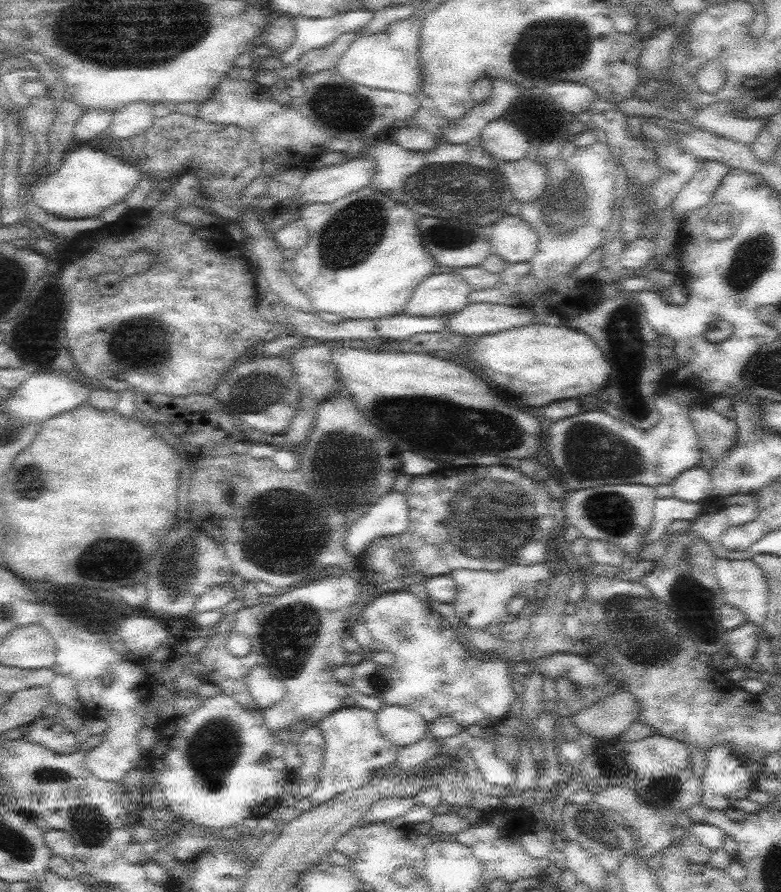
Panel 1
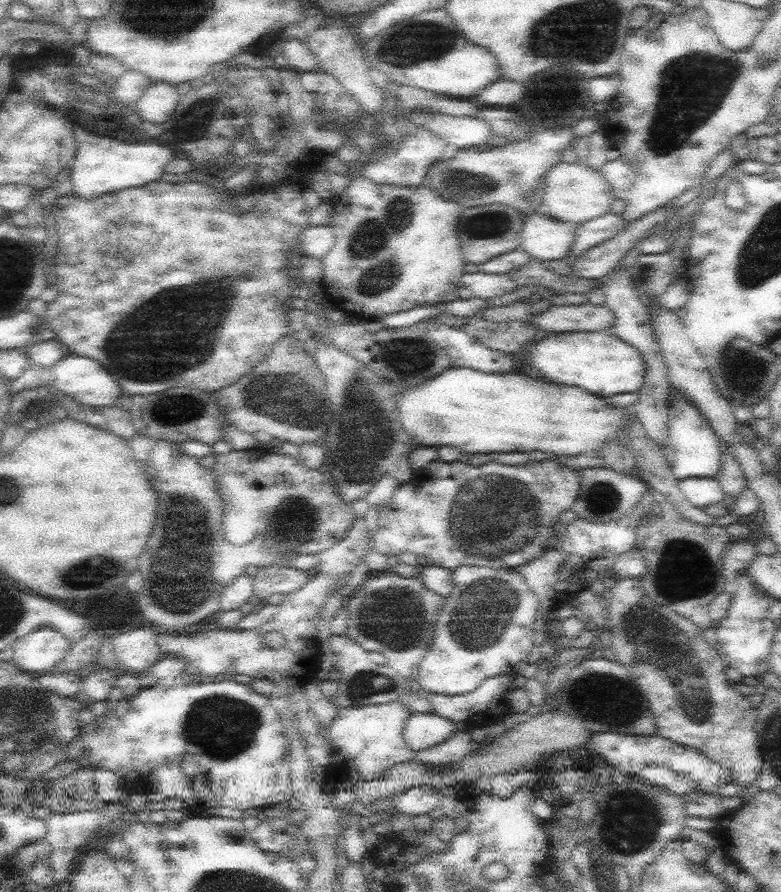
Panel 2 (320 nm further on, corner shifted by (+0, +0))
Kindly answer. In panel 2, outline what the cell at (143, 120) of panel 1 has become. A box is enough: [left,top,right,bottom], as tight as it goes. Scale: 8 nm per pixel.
[134,82,180,124]

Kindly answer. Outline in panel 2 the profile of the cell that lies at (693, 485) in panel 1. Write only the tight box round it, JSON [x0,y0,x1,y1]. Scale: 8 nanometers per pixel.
[678,478,725,509]

